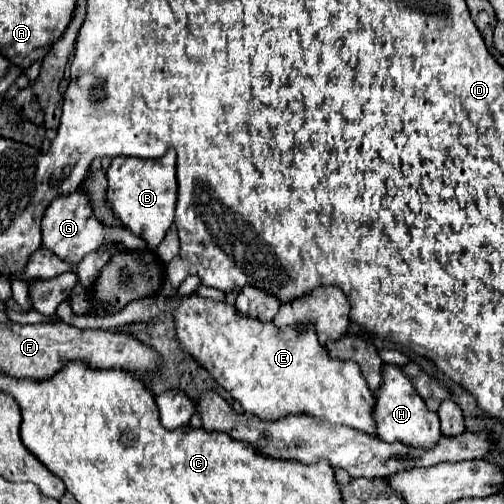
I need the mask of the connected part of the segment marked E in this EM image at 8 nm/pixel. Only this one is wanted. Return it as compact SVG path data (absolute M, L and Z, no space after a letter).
M190 293L188 297L182 297L174 309L174 327L180 347L190 353L194 361L198 361L214 377L214 381L242 405L246 413L254 413L262 419L280 419L288 413L308 413L336 425L348 425L376 435L376 423L370 415L374 407L374 395L368 389L358 365L354 361L332 359L328 349L320 345L312 325L276 329L272 321L260 321L252 315L242 315L226 301L212 301Z

